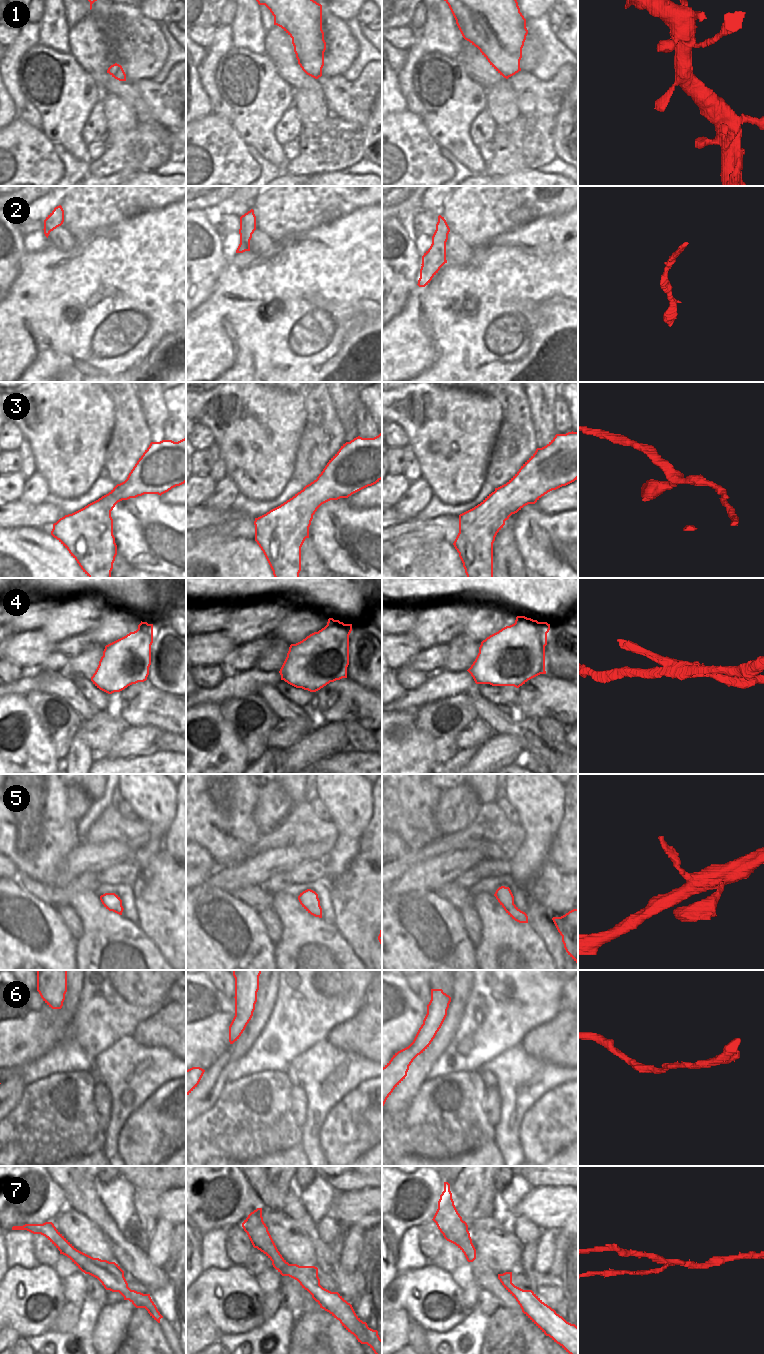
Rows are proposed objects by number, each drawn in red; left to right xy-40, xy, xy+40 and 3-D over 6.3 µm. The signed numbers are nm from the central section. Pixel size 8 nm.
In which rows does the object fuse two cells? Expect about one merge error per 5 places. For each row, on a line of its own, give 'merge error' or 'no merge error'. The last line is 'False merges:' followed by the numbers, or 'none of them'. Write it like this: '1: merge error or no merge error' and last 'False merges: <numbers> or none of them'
1: no merge error
2: no merge error
3: no merge error
4: merge error
5: no merge error
6: no merge error
7: merge error
False merges: 4, 7

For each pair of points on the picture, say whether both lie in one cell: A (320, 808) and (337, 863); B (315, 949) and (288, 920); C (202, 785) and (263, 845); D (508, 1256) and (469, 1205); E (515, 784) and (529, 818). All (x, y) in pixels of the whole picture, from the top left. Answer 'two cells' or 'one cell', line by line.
A: two cells
B: one cell
C: two cells
D: two cells
E: one cell

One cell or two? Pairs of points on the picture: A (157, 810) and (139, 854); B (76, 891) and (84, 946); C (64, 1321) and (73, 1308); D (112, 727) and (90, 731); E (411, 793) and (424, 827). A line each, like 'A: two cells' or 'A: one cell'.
A: one cell
B: one cell
C: one cell
D: one cell
E: one cell

